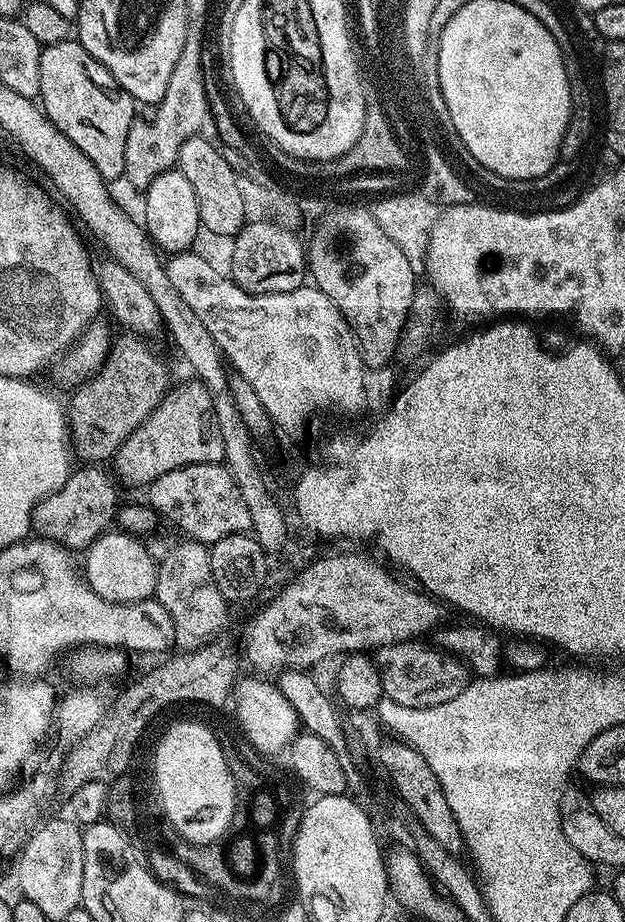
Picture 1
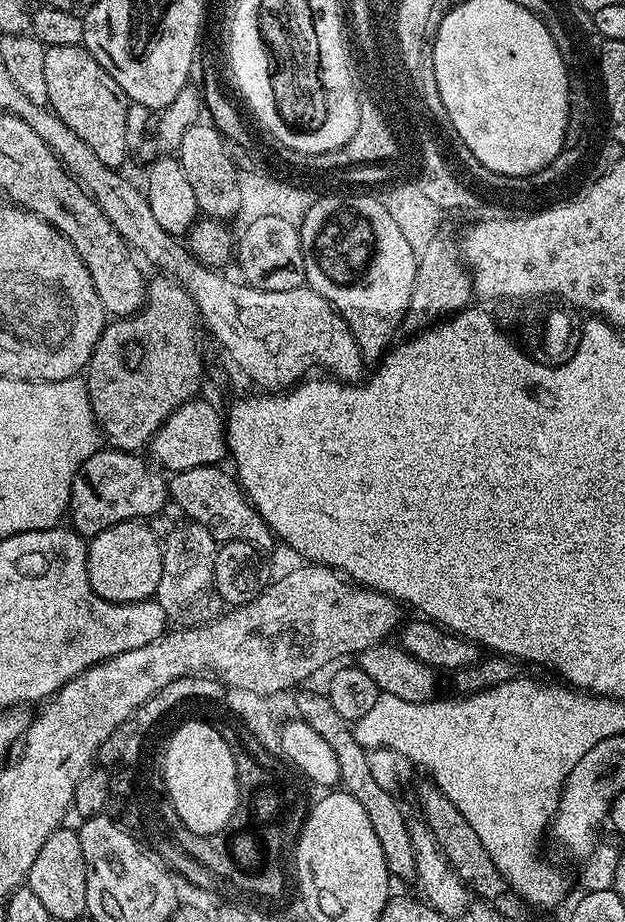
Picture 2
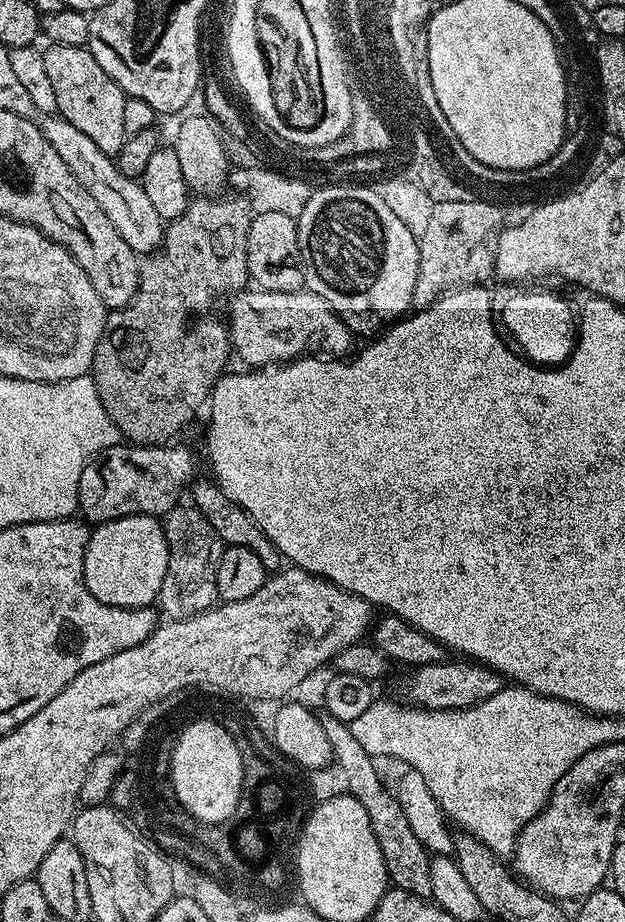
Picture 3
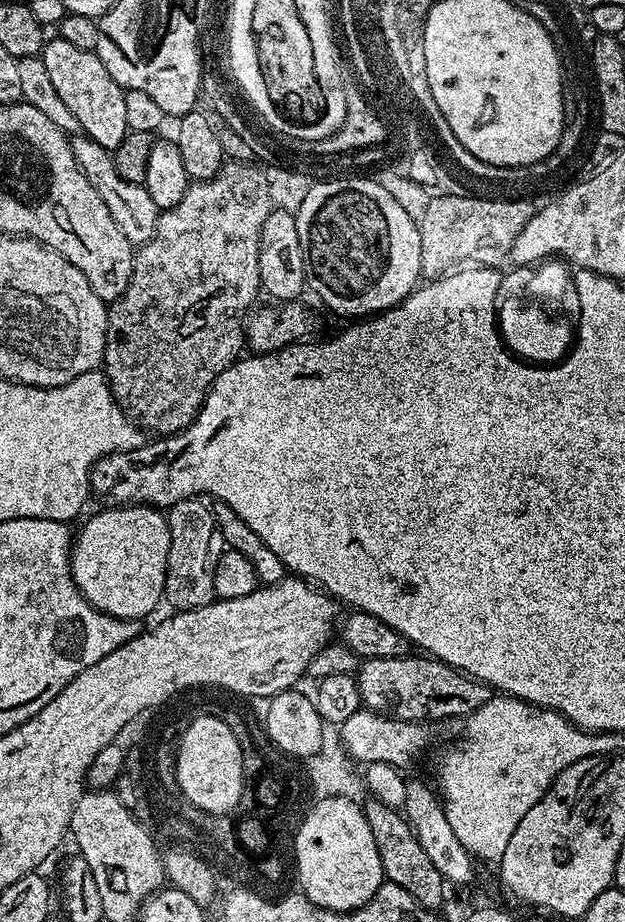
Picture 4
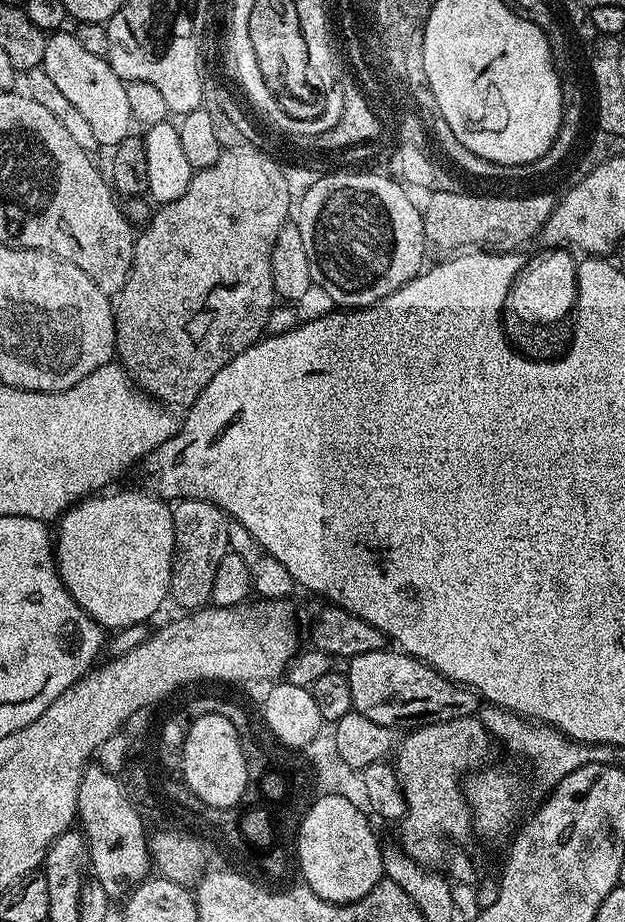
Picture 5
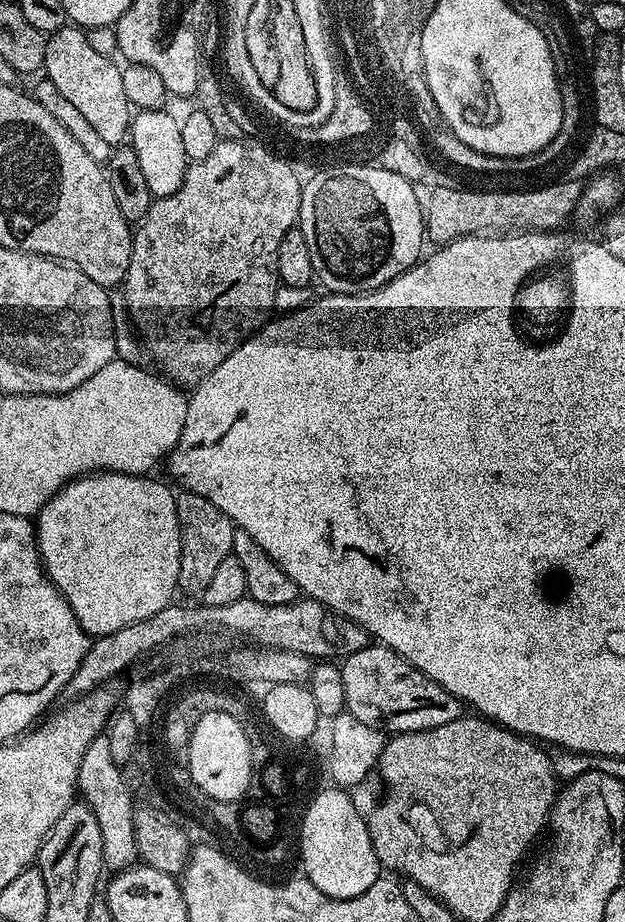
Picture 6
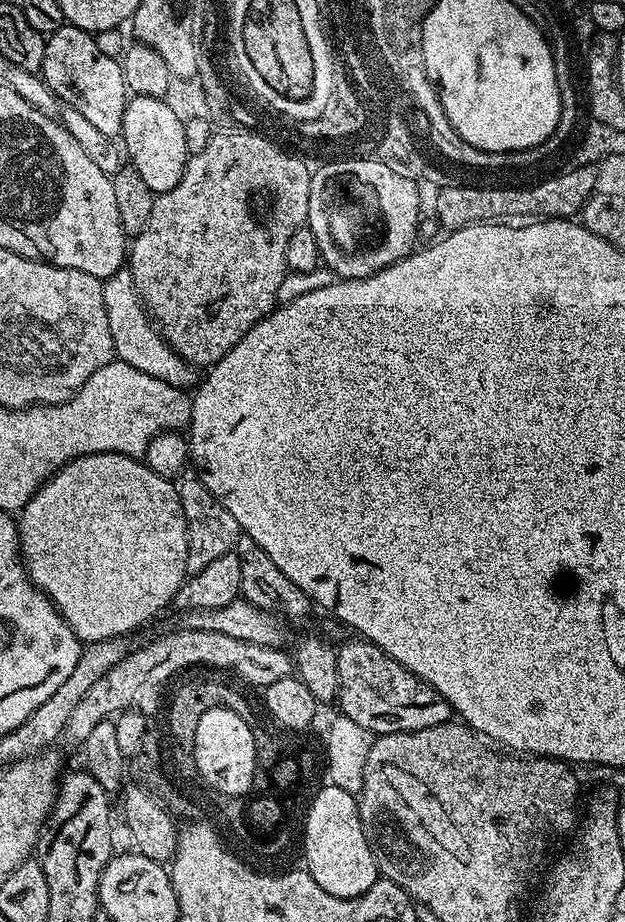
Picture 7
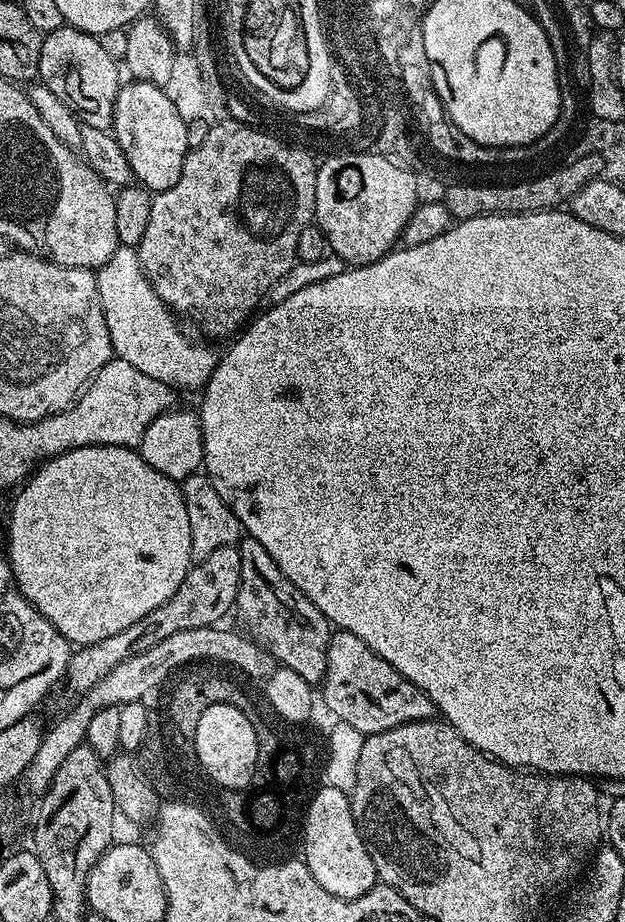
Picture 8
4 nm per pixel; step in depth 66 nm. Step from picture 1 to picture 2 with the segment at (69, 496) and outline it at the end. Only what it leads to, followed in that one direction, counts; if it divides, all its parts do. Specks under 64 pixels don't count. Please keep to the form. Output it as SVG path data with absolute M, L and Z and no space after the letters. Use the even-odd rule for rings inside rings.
M104 446L93 452L90 458L86 458L86 462L82 462L82 466L74 474L67 510L71 527L81 536L91 538L115 524L148 518L144 516L156 516L163 510L164 503L169 503L165 473L142 457L143 455L135 452L121 452L111 446Z

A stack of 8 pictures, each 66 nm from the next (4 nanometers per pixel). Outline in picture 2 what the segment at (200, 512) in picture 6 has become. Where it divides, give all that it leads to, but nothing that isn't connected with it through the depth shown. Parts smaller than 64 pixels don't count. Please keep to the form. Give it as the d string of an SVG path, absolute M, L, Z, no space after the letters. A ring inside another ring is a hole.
M183 523L168 537L163 537L162 578L156 587L154 599L162 606L173 625L196 628L199 624L217 620L225 607L224 599L218 594L218 586L214 582L214 558L218 542L206 526Z

